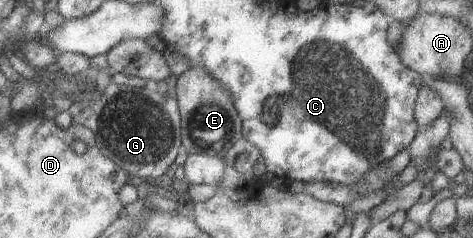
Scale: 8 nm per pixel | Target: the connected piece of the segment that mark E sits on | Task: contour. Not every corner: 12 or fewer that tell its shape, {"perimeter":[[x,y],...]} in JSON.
{"perimeter":[[177,78],[183,147],[225,158],[244,137],[226,84]]}

